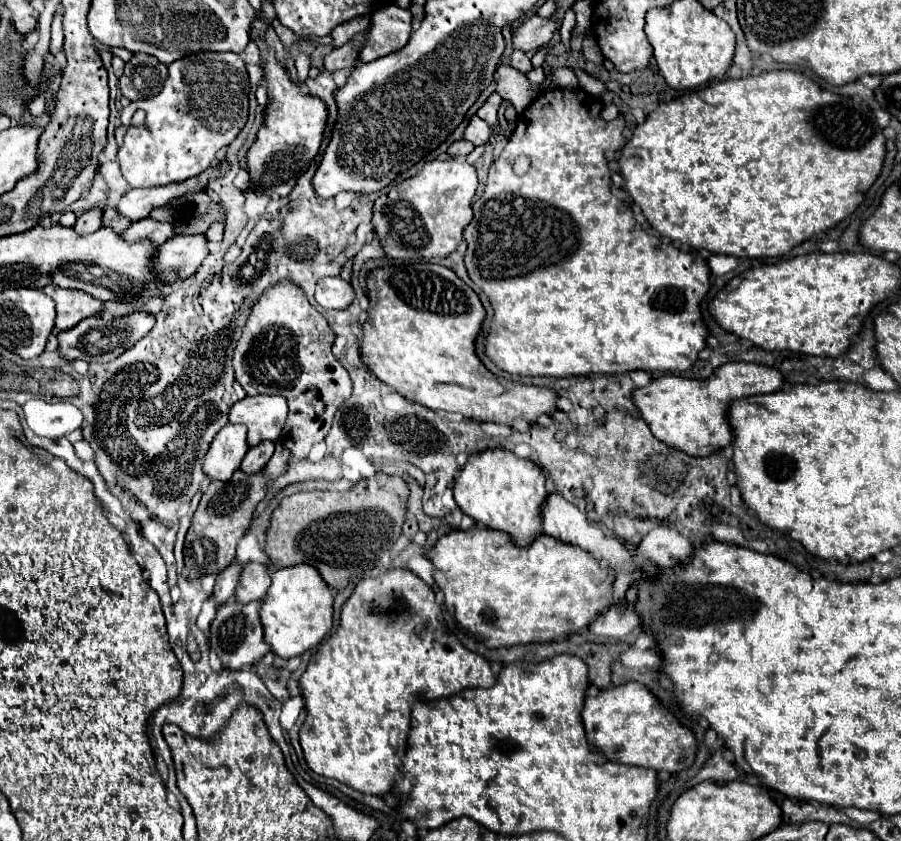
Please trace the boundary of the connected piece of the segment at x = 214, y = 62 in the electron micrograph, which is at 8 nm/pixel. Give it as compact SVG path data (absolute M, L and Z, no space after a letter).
M199 52L195 56L185 56L175 60L169 66L169 74L161 94L149 100L137 100L123 108L121 122L131 124L131 118L137 110L145 110L145 124L137 128L129 128L123 140L123 146L117 152L117 160L121 164L121 172L125 180L133 188L151 188L151 186L167 186L173 182L185 182L199 172L207 170L215 160L217 152L229 146L239 130L247 122L247 102L249 94L249 76L245 70L245 62L241 54L231 52Z

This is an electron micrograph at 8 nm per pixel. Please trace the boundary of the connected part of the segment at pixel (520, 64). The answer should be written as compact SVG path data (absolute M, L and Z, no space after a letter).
M515 50L515 52L511 54L509 64L511 64L513 68L521 70L521 72L529 72L529 70L531 70L531 60L529 60L529 56L527 56L525 52L519 52L519 50Z

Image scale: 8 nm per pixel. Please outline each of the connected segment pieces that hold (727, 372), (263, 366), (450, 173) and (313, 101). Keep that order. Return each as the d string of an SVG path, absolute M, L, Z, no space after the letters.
M727 362L707 380L689 380L673 374L653 378L647 386L635 388L631 392L631 400L657 440L689 456L707 456L733 442L733 432L727 422L727 408L731 400L777 392L781 386L783 376L775 368L749 362Z
M285 280L275 288L267 288L263 298L257 300L235 348L233 366L237 382L249 396L279 394L287 398L289 416L283 446L297 460L305 460L313 444L325 440L335 410L351 396L349 374L331 352L333 338L335 332L309 304L303 290Z
M463 160L427 162L415 176L389 186L373 204L373 230L389 258L449 256L463 242L463 228L471 222L471 200L477 190L475 168Z
M255 38L255 44L259 46L261 52L263 80L267 84L269 104L265 108L265 118L257 132L257 140L245 154L247 172L253 190L263 192L267 196L283 198L291 192L299 174L309 168L309 162L319 152L319 144L327 122L327 108L317 96L299 92L299 86L289 80L285 68L277 62L273 48L269 48L265 40Z

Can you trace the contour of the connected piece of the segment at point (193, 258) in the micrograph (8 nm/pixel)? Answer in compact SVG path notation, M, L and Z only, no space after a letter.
M203 234L173 236L157 248L151 270L159 282L173 284L193 276L207 254L209 248Z

